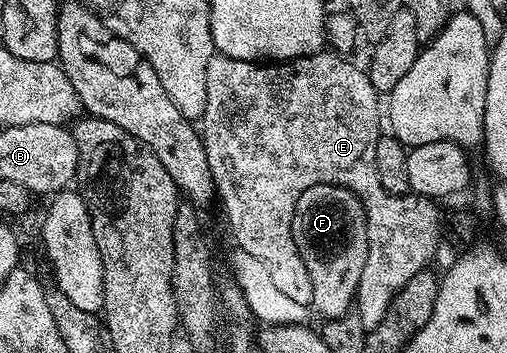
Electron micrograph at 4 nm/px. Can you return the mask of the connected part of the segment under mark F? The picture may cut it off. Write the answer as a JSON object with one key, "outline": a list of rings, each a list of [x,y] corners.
{"outline":[[[343,185],[309,187],[297,199],[291,230],[293,243],[301,259],[305,259],[305,271],[309,271],[310,308],[328,321],[348,316],[356,304],[361,271],[365,271],[365,259],[369,255],[367,216],[361,199]]]}

